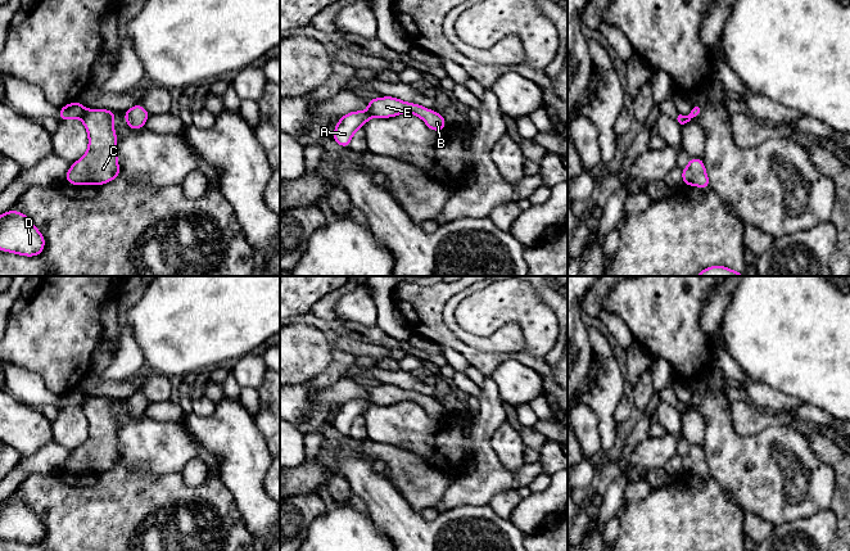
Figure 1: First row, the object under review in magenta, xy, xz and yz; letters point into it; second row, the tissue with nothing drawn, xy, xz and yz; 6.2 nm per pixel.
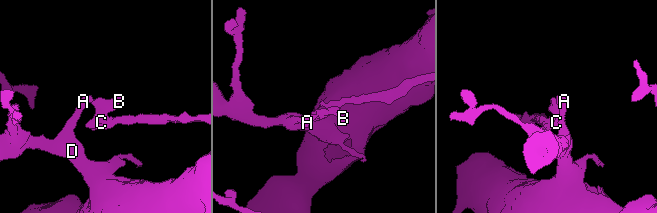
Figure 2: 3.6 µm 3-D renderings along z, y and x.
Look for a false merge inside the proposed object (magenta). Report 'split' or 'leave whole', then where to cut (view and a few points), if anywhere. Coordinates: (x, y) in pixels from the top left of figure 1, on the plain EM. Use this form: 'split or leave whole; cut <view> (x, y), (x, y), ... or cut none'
split; cut xy (86, 398), (81, 406)

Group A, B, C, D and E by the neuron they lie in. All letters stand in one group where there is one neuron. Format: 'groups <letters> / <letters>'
groups A D / B C E

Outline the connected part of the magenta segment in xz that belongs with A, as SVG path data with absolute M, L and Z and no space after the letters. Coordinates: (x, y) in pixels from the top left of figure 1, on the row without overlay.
M351 399L339 406L333 426L342 434L348 435L353 421L371 406L370 399Z

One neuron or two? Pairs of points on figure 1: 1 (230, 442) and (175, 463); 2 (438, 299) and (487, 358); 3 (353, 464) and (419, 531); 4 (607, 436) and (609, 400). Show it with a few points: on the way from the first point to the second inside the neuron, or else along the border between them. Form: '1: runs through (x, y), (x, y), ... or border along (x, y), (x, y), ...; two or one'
1: border along (188, 427), (193, 439), (216, 465); two
2: runs through (437, 319), (437, 325), (468, 352); one
3: runs through (367, 481), (402, 515); one
4: runs through (607, 427), (607, 409); one

